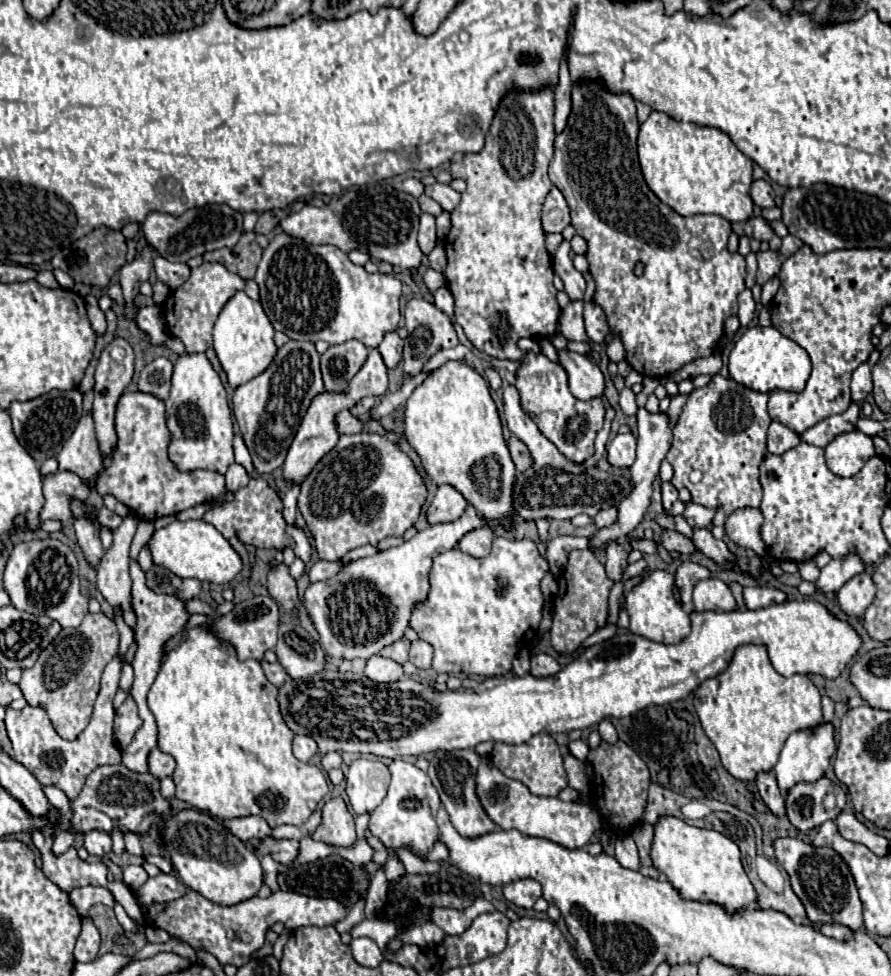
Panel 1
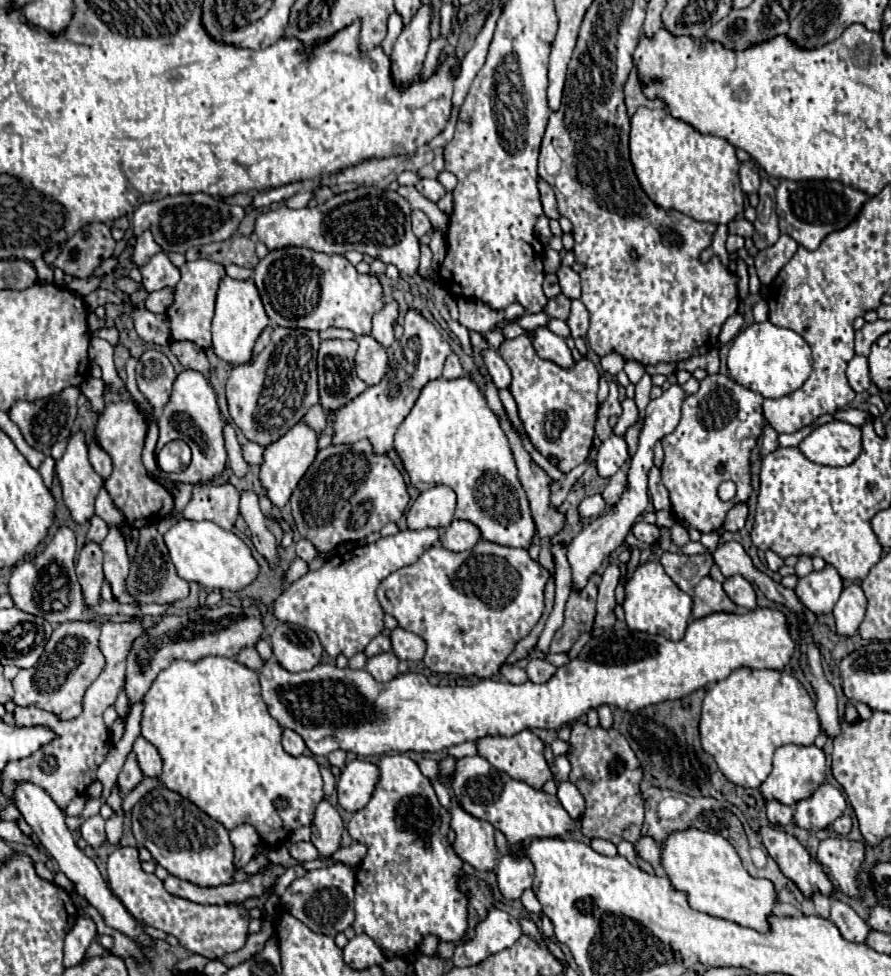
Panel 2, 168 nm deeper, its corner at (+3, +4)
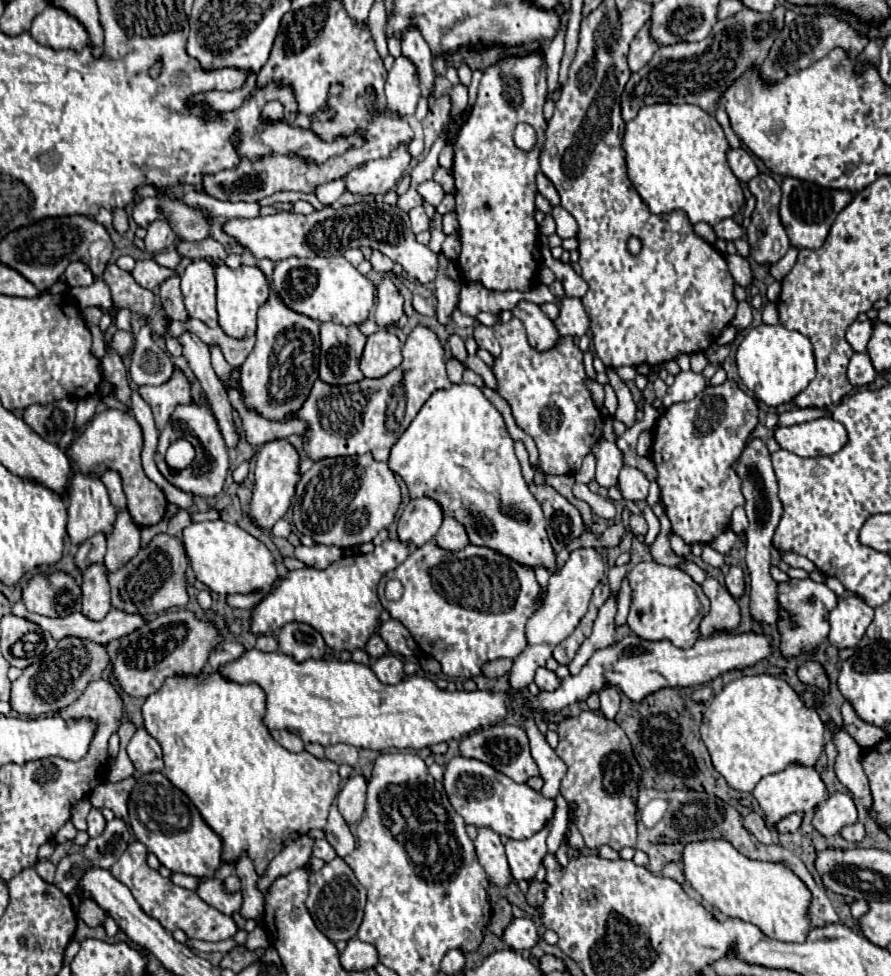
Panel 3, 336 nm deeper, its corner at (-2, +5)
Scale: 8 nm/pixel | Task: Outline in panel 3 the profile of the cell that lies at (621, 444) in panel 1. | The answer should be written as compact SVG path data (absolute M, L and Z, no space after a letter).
M600 439L594 449L592 455L596 457L596 481L600 487L614 487L618 483L618 473L622 469L622 453L618 451L616 443Z

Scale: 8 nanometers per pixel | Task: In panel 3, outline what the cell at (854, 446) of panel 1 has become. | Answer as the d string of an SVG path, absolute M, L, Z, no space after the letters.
M820 417L800 425L778 427L774 439L782 449L800 457L820 457L840 451L848 441L848 433L838 421Z

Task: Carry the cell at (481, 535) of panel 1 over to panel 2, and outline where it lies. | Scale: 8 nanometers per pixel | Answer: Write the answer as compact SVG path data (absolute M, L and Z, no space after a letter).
M453 520L451 526L447 526L441 532L441 544L451 552L473 550L473 546L477 546L479 540L481 540L481 532L477 530L477 526L465 520Z

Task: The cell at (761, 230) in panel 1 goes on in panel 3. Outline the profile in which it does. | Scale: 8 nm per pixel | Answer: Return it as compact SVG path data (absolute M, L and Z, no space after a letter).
M722 219L712 229L714 229L714 233L716 233L718 239L726 239L726 241L734 241L734 239L746 235L744 227L740 227L734 219Z

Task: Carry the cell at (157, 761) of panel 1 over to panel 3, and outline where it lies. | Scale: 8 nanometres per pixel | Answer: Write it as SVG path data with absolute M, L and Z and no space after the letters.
M140 725L134 733L134 737L130 739L128 747L128 757L134 763L134 767L140 773L152 773L152 771L162 771L164 763L162 763L162 749L158 745L158 741L148 735L148 731Z

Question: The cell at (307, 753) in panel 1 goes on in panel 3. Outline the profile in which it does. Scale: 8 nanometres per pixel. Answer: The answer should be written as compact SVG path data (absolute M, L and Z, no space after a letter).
M270 731L270 735L274 737L274 741L278 741L284 749L292 751L292 753L300 753L304 751L304 743L298 735L290 733L290 731Z

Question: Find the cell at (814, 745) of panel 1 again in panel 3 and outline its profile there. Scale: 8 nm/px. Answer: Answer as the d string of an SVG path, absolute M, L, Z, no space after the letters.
M790 765L782 773L762 777L762 781L754 787L752 795L756 797L766 825L772 827L776 825L782 817L788 817L790 813L806 813L816 809L816 805L826 797L826 787L822 783L822 777L816 773L814 767L804 767L804 765Z

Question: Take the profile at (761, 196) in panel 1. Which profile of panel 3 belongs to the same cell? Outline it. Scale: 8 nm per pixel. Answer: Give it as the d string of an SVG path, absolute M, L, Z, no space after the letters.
M730 147L728 153L726 153L726 159L728 159L728 165L730 165L732 173L734 173L740 181L748 183L752 177L758 175L758 167L756 167L750 151L746 151L746 149L742 149L742 147L738 147L738 149L732 149L732 147Z

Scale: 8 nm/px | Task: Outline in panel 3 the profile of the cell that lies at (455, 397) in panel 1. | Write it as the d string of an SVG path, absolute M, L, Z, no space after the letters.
M462 383L432 393L416 419L392 447L388 467L404 479L410 491L410 499L430 497L438 501L444 517L454 517L458 523L462 523L472 545L494 549L496 553L510 557L510 561L518 561L530 569L544 567L550 573L558 573L556 555L544 527L544 515L540 503L534 499L522 477L520 461L514 453L514 441L508 435L498 409L476 385Z

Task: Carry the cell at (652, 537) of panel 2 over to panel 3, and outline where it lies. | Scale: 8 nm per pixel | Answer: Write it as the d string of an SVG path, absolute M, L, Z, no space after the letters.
M638 513L638 515L630 515L630 521L628 521L628 527L630 527L630 531L634 533L634 535L640 535L640 533L646 533L648 531L648 525L646 525L646 521L644 521L644 517Z

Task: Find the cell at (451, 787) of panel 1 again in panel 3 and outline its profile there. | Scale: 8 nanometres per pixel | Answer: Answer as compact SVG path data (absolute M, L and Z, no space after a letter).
M478 829L478 837L474 841L478 861L484 867L484 871L490 877L490 883L496 887L506 887L512 877L510 877L510 867L504 855L504 845L500 843L500 835L494 833L492 829Z

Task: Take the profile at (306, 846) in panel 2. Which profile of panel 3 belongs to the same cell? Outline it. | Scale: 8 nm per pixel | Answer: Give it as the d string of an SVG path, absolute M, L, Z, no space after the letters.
M316 839L316 843L314 843L314 857L322 859L322 861L332 861L336 857L336 851L326 839Z

